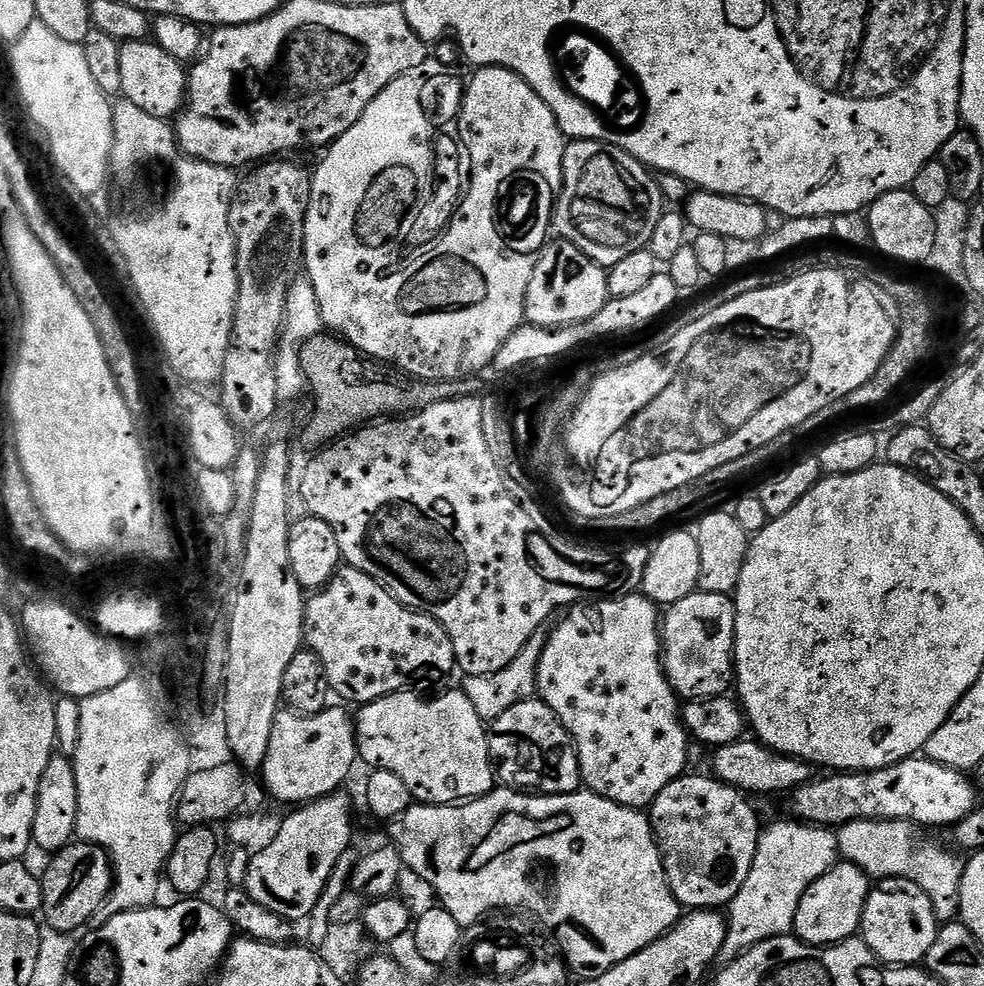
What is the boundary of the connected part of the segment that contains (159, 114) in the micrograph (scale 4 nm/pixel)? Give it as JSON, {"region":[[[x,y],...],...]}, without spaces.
{"region":[[[130,40],[120,45],[122,54],[123,99],[134,102],[134,106],[154,114],[154,118],[168,120],[183,109],[188,94],[188,72],[181,61],[175,60],[160,45],[148,40]]]}

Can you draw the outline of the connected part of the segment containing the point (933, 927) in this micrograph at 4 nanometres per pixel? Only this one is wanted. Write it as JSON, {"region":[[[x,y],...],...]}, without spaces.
{"region":[[[893,876],[881,880],[869,891],[860,919],[859,935],[864,945],[883,964],[893,966],[916,966],[927,957],[930,946],[934,946],[938,921],[935,908],[928,894],[914,882]]]}

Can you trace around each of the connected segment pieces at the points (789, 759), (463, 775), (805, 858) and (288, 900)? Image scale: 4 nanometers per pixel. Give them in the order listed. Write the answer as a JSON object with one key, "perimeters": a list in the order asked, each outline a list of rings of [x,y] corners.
{"perimeters":[[[[745,738],[715,749],[711,771],[717,780],[728,784],[731,788],[739,788],[745,794],[761,792],[764,796],[772,796],[775,792],[791,794],[797,788],[813,779],[813,765],[800,760],[797,756],[787,756],[767,748],[755,738]]],[[[412,690],[395,692],[389,696],[378,698],[369,704],[359,705],[358,711],[355,713],[354,723],[356,726],[356,750],[361,761],[364,760],[369,764],[369,769],[390,770],[390,774],[402,778],[402,782],[406,782],[406,790],[410,790],[413,801],[422,804],[458,804],[476,799],[477,796],[485,796],[487,792],[497,787],[498,777],[494,771],[492,763],[492,755],[488,753],[488,732],[486,731],[485,721],[481,720],[478,710],[474,710],[474,702],[470,702],[470,698],[463,690],[456,692],[448,692],[445,696],[440,696],[437,700],[423,700],[417,693]]],[[[787,819],[769,828],[767,825],[761,831],[750,875],[742,882],[742,890],[738,890],[732,903],[727,905],[728,934],[718,957],[721,965],[734,962],[736,957],[764,940],[789,935],[796,926],[802,894],[838,863],[840,847],[833,829]]],[[[337,790],[330,796],[323,796],[311,804],[297,807],[288,817],[280,821],[277,837],[263,852],[253,855],[248,862],[248,883],[246,891],[255,903],[271,908],[278,916],[284,916],[293,922],[307,921],[318,902],[331,871],[337,865],[342,852],[354,844],[352,839],[352,804],[344,797],[343,791]]]]}

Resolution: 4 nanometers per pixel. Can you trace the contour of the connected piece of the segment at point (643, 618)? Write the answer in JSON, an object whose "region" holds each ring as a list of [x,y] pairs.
{"region":[[[629,594],[618,596],[615,600],[581,602],[569,607],[563,616],[564,621],[556,629],[553,627],[549,631],[548,641],[542,650],[542,658],[538,666],[538,678],[536,679],[539,699],[543,700],[544,705],[559,718],[560,725],[572,737],[572,742],[576,746],[576,753],[580,759],[580,778],[583,787],[587,791],[598,793],[602,798],[610,798],[614,802],[618,802],[624,808],[647,809],[658,798],[658,794],[662,794],[662,790],[666,790],[666,786],[670,786],[670,782],[685,775],[687,768],[684,767],[688,764],[688,744],[690,745],[688,731],[684,729],[681,701],[664,673],[661,609],[653,600],[648,599],[643,594]]]}

